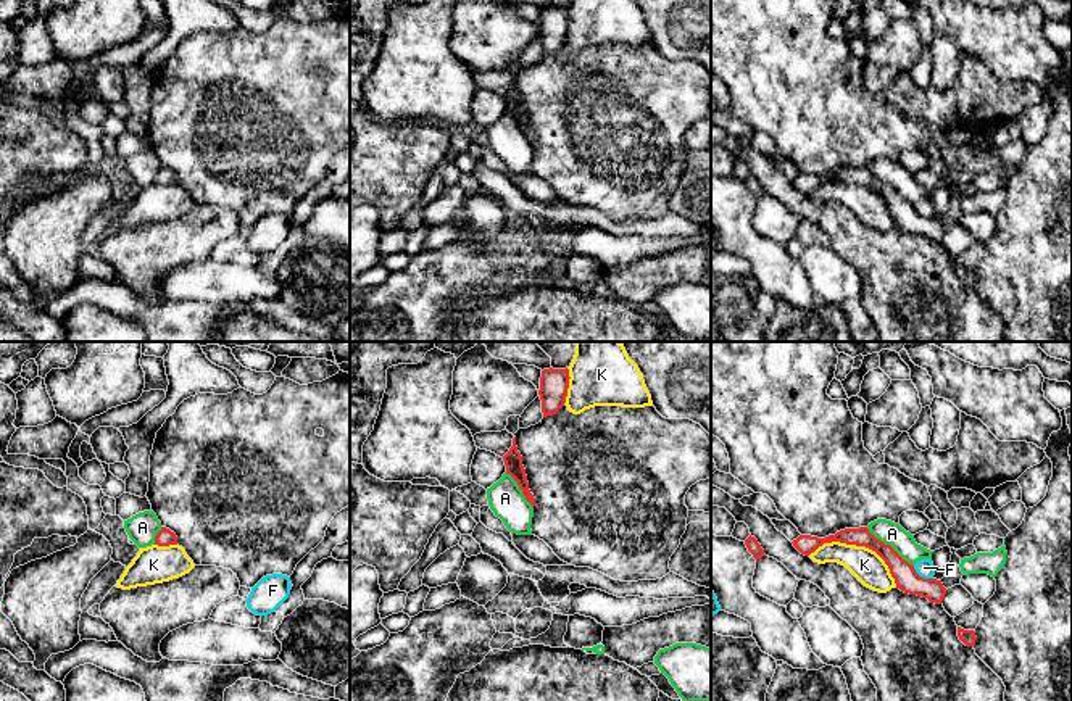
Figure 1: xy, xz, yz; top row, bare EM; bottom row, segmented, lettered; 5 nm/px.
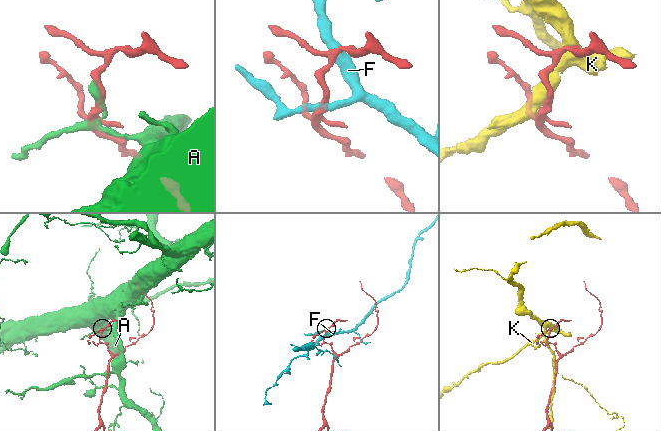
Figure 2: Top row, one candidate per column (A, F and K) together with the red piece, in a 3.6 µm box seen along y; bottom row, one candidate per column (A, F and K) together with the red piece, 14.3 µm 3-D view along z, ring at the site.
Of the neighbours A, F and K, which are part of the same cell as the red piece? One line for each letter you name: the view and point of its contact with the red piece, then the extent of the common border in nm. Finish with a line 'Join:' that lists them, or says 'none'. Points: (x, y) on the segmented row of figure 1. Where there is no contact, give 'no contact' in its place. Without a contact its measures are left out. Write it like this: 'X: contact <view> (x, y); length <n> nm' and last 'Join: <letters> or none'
Join: none

